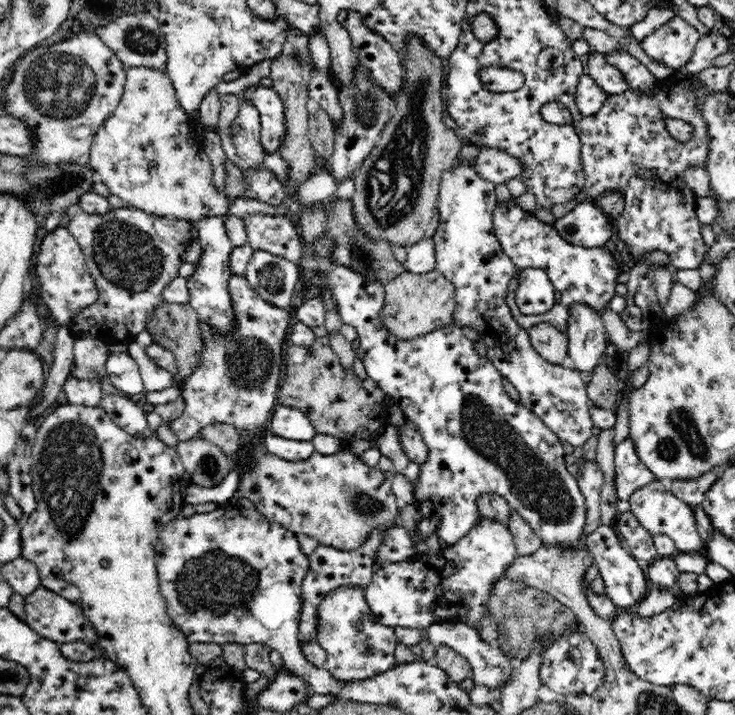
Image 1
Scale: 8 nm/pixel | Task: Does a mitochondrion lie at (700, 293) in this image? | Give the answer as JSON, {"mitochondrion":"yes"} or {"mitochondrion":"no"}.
{"mitochondrion":"no"}

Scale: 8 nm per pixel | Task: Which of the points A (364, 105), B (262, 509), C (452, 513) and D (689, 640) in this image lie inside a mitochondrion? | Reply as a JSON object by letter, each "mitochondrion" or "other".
{"A":"mitochondrion","B":"other","C":"other","D":"other"}

